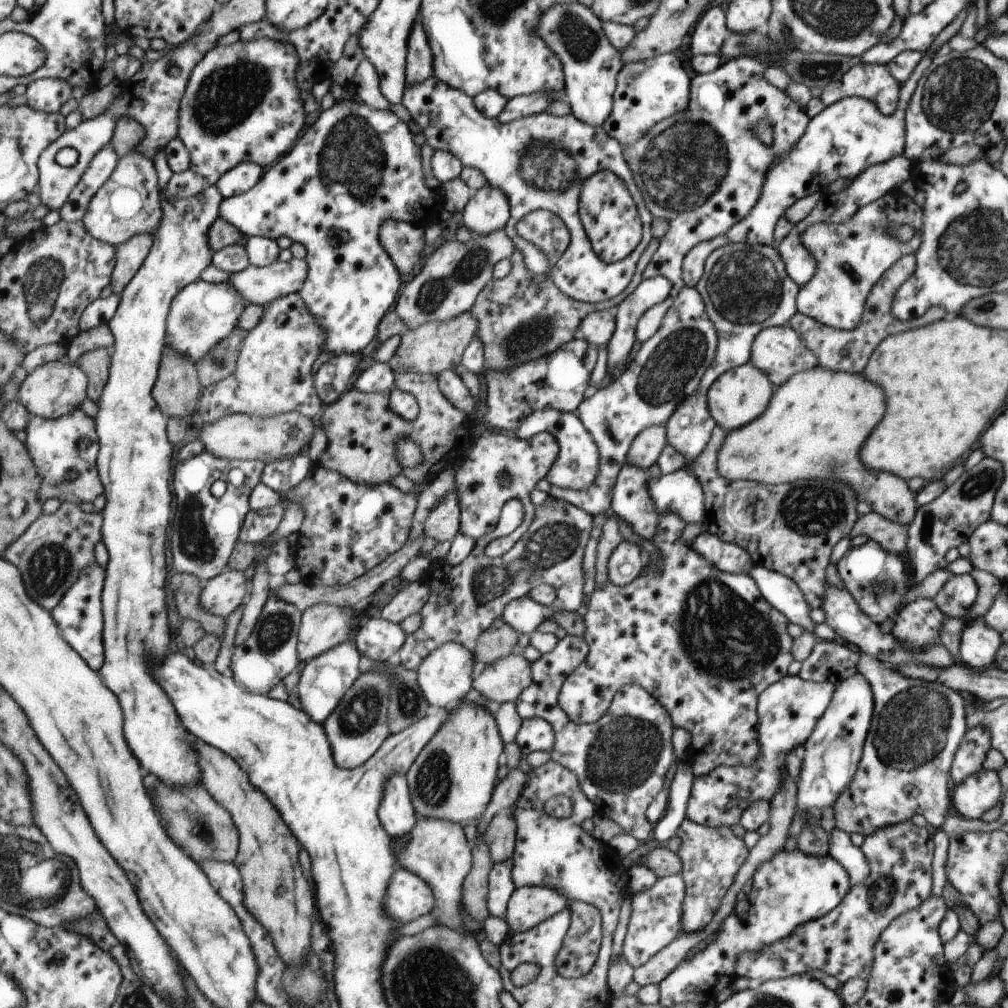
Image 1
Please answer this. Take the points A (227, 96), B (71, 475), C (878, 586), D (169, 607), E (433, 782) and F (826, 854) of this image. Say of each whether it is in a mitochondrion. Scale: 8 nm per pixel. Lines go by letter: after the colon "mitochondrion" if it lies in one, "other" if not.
A: mitochondrion
B: other
C: mitochondrion
D: other
E: mitochondrion
F: other

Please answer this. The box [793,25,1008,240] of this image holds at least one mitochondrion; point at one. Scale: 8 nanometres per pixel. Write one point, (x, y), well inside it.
(958, 96)

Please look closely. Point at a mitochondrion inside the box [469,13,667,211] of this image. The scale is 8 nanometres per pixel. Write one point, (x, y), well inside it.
(544, 167)

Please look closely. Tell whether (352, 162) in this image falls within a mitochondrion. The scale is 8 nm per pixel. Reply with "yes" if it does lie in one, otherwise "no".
yes

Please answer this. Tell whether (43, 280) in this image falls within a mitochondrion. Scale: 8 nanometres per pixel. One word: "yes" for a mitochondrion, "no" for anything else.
yes

